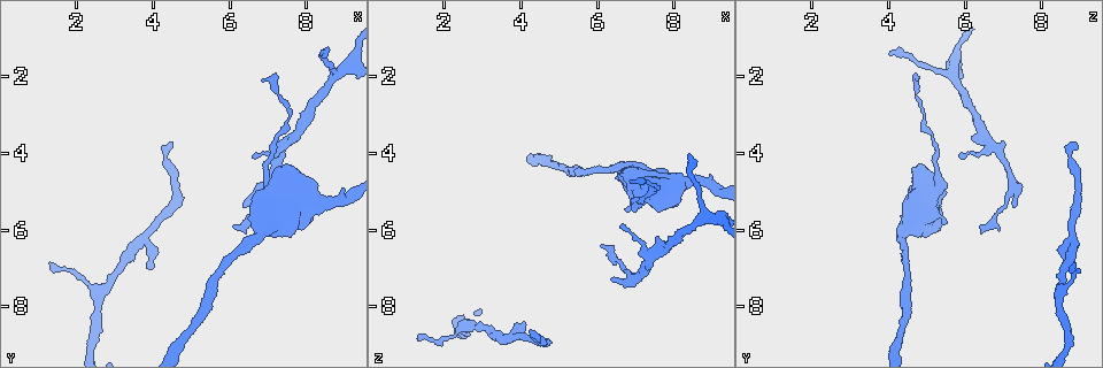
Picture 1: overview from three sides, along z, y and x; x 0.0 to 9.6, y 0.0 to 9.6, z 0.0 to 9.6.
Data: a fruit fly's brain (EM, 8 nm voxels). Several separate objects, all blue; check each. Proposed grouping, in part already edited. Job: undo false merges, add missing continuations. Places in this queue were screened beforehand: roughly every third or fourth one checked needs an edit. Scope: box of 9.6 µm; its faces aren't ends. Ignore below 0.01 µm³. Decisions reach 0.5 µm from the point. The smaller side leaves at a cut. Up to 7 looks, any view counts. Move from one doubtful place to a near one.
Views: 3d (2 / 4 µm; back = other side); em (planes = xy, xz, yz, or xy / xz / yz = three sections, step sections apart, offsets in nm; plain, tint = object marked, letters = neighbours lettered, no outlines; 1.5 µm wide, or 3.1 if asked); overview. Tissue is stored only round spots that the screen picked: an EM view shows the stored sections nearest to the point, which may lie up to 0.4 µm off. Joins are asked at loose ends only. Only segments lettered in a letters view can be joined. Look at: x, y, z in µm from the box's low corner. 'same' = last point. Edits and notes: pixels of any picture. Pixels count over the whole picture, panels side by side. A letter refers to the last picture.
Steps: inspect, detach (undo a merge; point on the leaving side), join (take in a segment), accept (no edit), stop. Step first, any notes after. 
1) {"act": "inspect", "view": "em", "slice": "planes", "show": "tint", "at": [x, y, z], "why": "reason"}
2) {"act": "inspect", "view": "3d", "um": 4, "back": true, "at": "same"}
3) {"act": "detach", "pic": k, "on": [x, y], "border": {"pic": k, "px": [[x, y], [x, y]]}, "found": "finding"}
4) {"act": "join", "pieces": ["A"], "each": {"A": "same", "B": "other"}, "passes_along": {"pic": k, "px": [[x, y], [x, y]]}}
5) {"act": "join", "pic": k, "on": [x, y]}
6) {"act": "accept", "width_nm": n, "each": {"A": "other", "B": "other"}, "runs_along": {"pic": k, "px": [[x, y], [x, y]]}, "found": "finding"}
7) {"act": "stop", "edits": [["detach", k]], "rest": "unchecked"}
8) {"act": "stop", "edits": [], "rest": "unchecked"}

{"act": "inspect", "view": "3d", "um": 4, "at": [7.20, 4.35, 4.75], "why": "stops while still wide"}

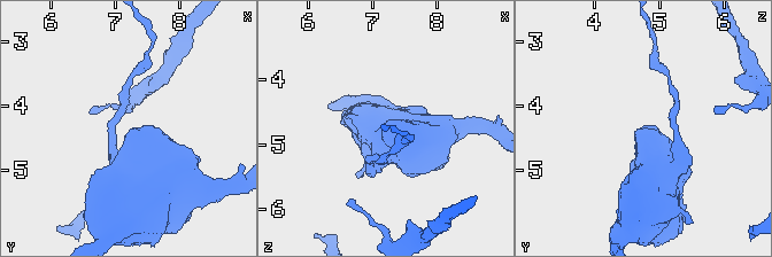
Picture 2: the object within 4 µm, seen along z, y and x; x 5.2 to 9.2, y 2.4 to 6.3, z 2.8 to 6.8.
{"act": "inspect", "view": "em", "slice": "planes", "show": "letters", "at": [7.25, 4.30, 4.80], "why": "need the tissue"}

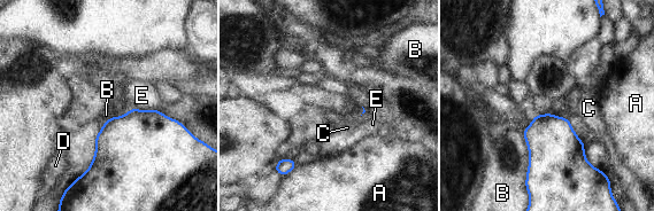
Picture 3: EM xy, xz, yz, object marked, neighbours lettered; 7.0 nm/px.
{"act": "accept", "each": {"A": "other", "B": "other", "C": "other", "D": "other", "E": "other"}, "border": {"pic": 3, "px": [[521, 131], [528, 148], [525, 182]]}, "found": "none of them fits"}

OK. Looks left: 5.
{"act": "inspect", "view": "em", "slice": "planes", "show": "letters", "at": [6.05, 5.90, 6.40], "why": "tapers out"}

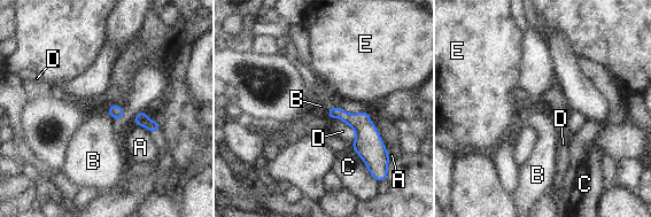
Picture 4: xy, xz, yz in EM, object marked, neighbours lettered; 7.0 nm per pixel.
{"act": "accept", "each": {"A": "other", "B": "other", "C": "other", "D": "other", "E": "other"}, "border": {"pic": 4, "px": [[107, 108], [107, 111], [117, 122]]}, "found": "none of them fits"}

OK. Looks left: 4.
{"act": "inspect", "view": "3d", "um": 2, "back": true, "at": [8.35, 1.40, 4.05], "why": "thin end"}

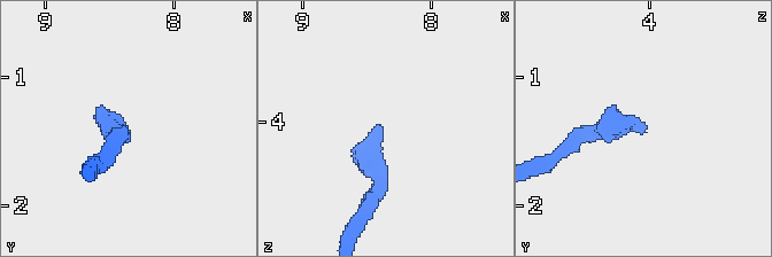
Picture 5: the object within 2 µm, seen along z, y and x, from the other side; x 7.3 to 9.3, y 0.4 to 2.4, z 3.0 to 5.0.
{"act": "inspect", "view": "em", "slice": "planes", "show": "letters", "at": [8.36, 1.42, 4.04], "why": "shape alone is not enough"}

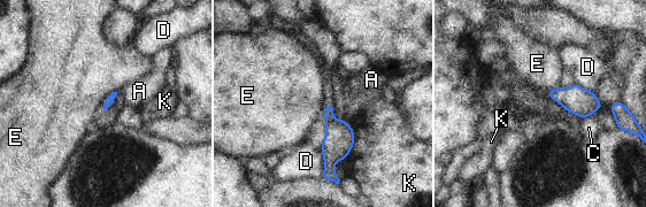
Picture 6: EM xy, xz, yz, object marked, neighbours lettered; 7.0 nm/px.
{"act": "accept", "longest_contact_nm": ["K", 240], "each": {"A": "other", "C": "other", "D": "other", "E": "other", "K": "other"}, "border": {"pic": 6, "px": [[558, 86], [550, 91]]}, "found": "no lettered segment goes on from it"}

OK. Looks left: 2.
{"act": "stop", "edits": [], "rest": "unchecked"}

